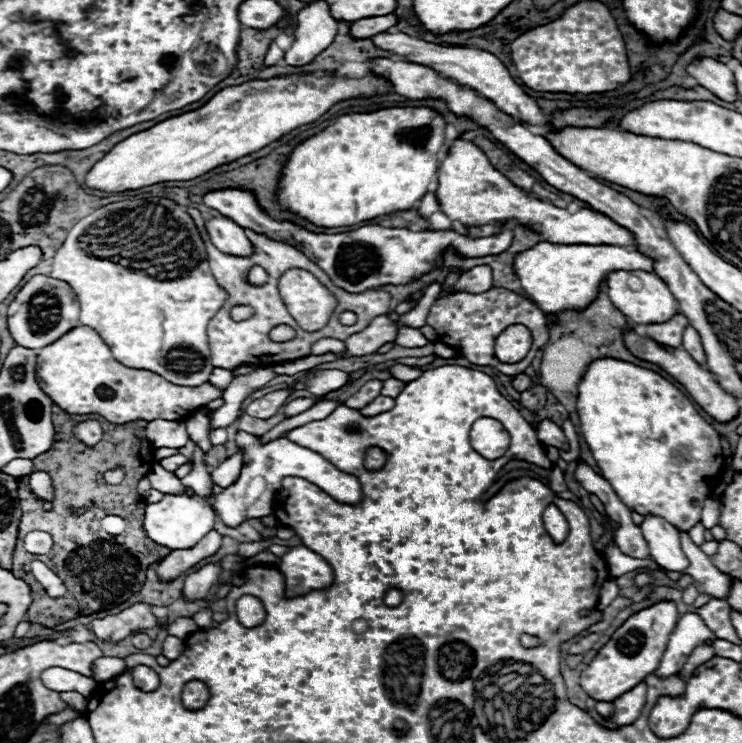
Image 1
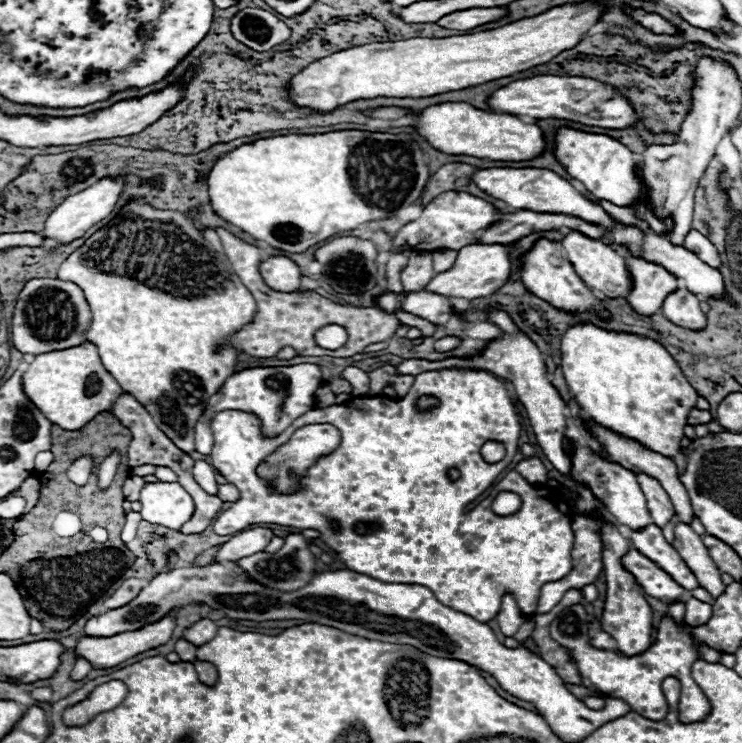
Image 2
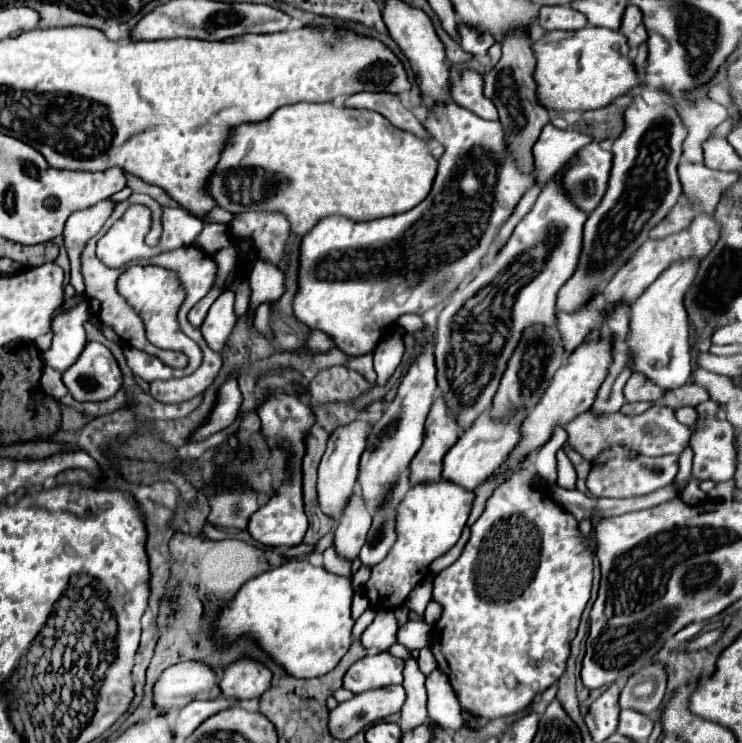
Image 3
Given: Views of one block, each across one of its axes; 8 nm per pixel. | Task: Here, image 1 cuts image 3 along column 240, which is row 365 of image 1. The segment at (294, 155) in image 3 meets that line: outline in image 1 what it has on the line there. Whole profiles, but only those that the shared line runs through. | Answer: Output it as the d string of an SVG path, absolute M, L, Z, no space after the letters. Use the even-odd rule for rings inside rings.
M142 198L142 200L124 200L124 202L112 202L106 204L98 210L94 210L92 214L88 214L86 218L82 218L80 222L74 224L74 228L70 230L70 234L66 236L64 244L60 246L60 250L54 256L54 264L52 264L52 278L56 280L64 280L72 286L78 302L80 302L80 324L94 328L100 338L108 344L108 348L112 350L114 358L118 362L122 362L128 368L142 368L142 370L150 370L160 374L162 378L168 378L168 382L178 384L178 386L200 386L204 382L208 382L214 366L210 362L210 346L208 346L208 336L206 336L206 326L210 322L210 318L224 306L228 294L226 290L222 290L222 286L216 282L216 278L212 276L212 270L208 266L208 252L204 248L202 236L194 224L194 220L190 218L190 214L186 212L184 206L176 204L170 198Z

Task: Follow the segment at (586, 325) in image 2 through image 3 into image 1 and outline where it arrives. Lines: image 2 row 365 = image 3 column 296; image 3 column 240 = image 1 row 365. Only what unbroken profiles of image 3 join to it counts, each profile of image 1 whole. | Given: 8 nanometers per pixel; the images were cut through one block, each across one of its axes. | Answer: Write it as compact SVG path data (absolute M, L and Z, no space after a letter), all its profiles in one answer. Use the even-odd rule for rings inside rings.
M592 360L578 382L580 430L590 446L602 476L612 484L620 500L638 514L656 514L680 530L690 530L700 522L700 512L718 474L724 466L724 454L718 432L698 414L694 404L660 374L634 366L624 360Z

